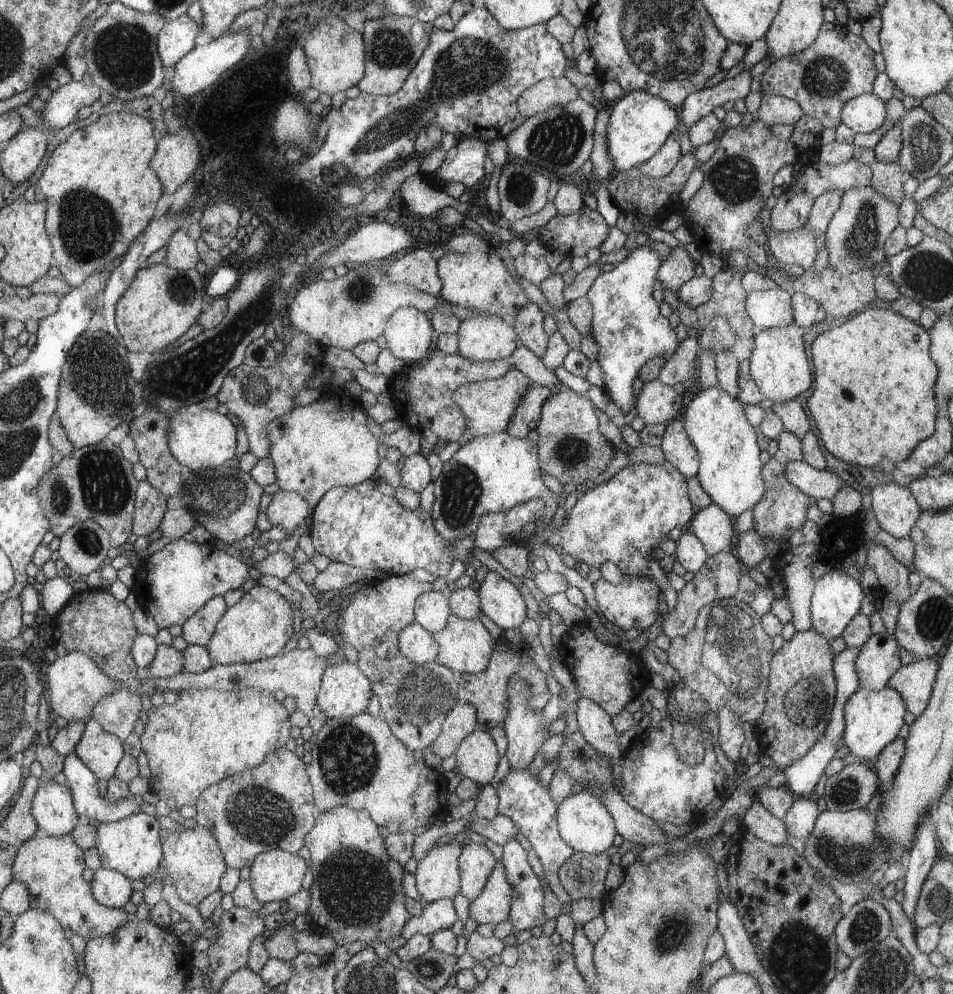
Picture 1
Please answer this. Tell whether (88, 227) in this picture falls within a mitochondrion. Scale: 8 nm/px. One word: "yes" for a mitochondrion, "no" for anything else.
yes

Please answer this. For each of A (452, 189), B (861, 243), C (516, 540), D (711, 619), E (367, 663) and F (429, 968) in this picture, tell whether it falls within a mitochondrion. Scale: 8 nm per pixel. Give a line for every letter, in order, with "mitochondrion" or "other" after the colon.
A: other
B: mitochondrion
C: other
D: mitochondrion
E: other
F: mitochondrion

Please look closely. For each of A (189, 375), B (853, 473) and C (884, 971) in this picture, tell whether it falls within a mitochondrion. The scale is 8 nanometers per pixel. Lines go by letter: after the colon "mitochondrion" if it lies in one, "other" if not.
A: mitochondrion
B: other
C: mitochondrion

